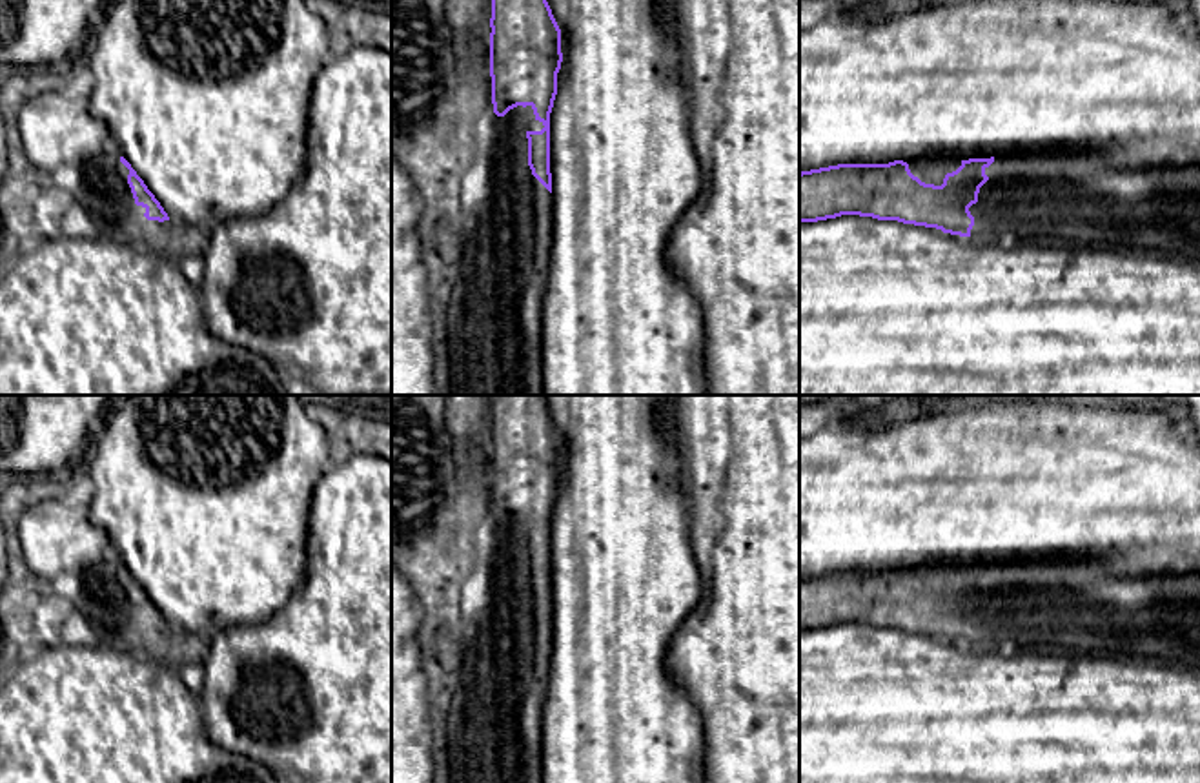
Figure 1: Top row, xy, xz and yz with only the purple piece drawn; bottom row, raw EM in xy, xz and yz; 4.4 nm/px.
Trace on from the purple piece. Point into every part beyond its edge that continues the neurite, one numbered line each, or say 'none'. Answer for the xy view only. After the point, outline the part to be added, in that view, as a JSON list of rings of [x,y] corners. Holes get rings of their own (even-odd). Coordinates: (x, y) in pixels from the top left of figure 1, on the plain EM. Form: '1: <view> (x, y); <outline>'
1: xy (106, 603); [[[113,552],[86,568],[82,579],[84,595],[76,606],[89,619],[102,645],[135,646],[160,663],[175,656],[175,637],[164,636],[158,628],[147,628],[146,615],[135,612],[127,592],[129,577],[120,570],[120,561]]]

